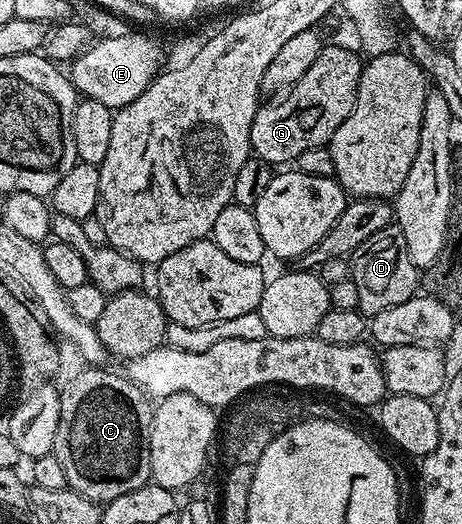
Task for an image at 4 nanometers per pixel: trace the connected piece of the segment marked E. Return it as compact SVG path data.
M127 30L124 36L99 39L69 64L69 75L80 97L101 102L101 106L118 110L129 106L154 82L165 64L165 48L143 30Z

